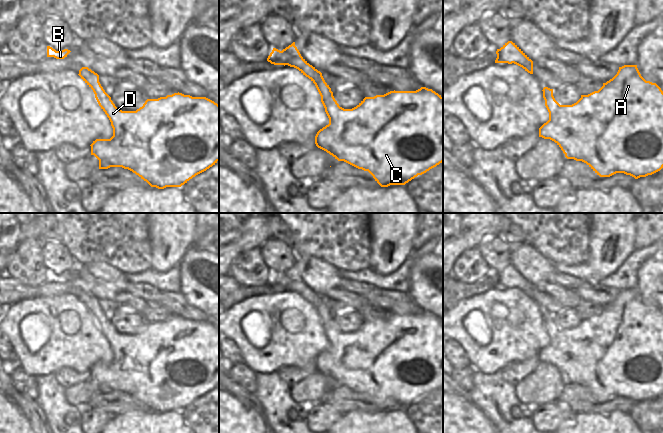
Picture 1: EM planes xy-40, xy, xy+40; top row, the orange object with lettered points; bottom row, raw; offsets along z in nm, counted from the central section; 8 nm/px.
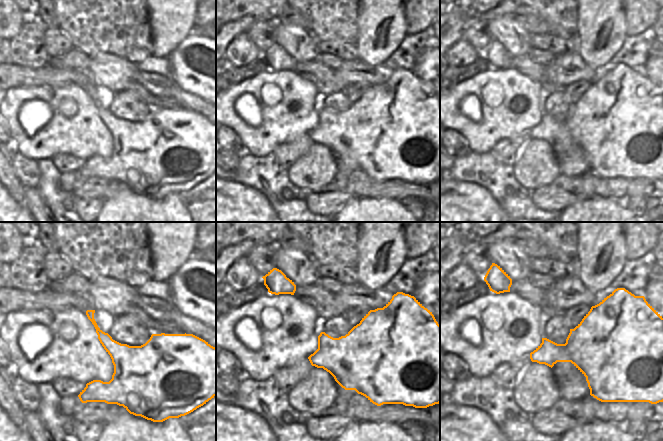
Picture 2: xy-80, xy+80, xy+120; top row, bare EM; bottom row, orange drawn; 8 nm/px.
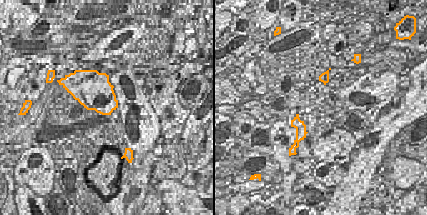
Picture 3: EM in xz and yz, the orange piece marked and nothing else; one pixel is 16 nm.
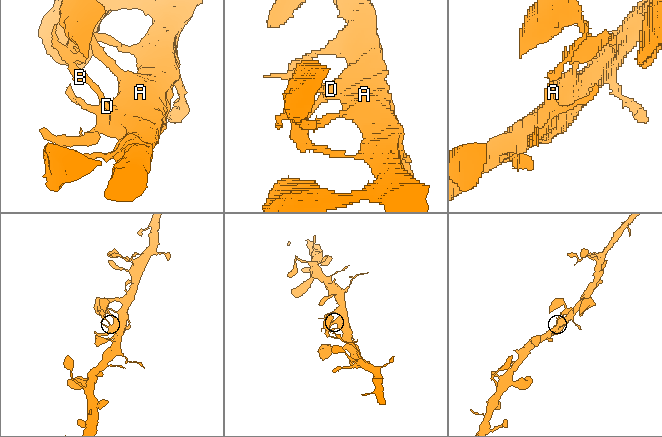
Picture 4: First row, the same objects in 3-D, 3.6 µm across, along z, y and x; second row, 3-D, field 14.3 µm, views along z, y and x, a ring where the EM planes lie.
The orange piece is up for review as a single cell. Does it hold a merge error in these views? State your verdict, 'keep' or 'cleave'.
keep

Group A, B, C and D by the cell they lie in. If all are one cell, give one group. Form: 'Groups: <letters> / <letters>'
Groups: A B C D.

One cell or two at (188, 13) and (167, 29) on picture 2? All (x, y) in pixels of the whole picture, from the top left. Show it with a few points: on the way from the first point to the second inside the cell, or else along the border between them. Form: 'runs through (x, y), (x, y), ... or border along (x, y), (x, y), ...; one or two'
runs through (183, 13), (172, 24); one

